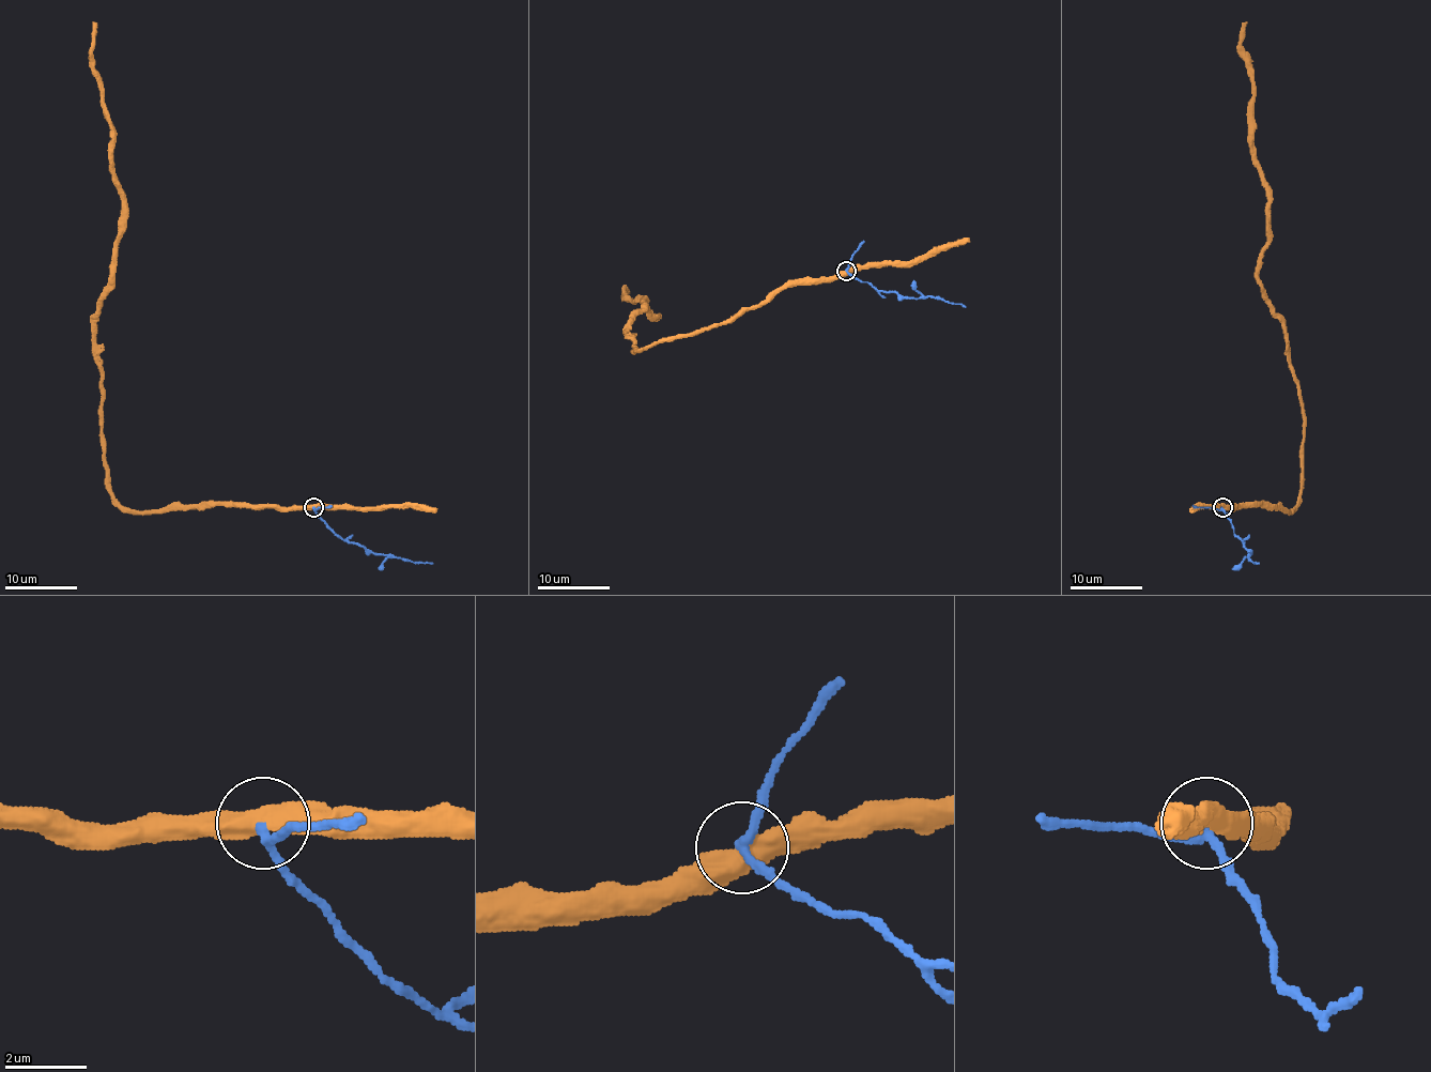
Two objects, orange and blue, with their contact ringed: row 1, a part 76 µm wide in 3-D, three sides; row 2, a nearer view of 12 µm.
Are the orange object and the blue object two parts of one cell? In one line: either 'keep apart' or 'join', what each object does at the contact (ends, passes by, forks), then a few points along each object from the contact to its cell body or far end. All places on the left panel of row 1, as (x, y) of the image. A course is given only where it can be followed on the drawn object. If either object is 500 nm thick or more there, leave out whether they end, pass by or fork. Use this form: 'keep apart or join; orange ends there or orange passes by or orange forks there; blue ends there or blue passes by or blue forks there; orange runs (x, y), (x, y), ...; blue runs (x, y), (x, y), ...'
keep apart; orange runs (313, 506), (135, 511), (111, 490), (95, 316), (111, 277), (122, 189), (92, 21); blue runs (313, 506), (349, 542), (358, 542), (383, 555), (432, 564)

